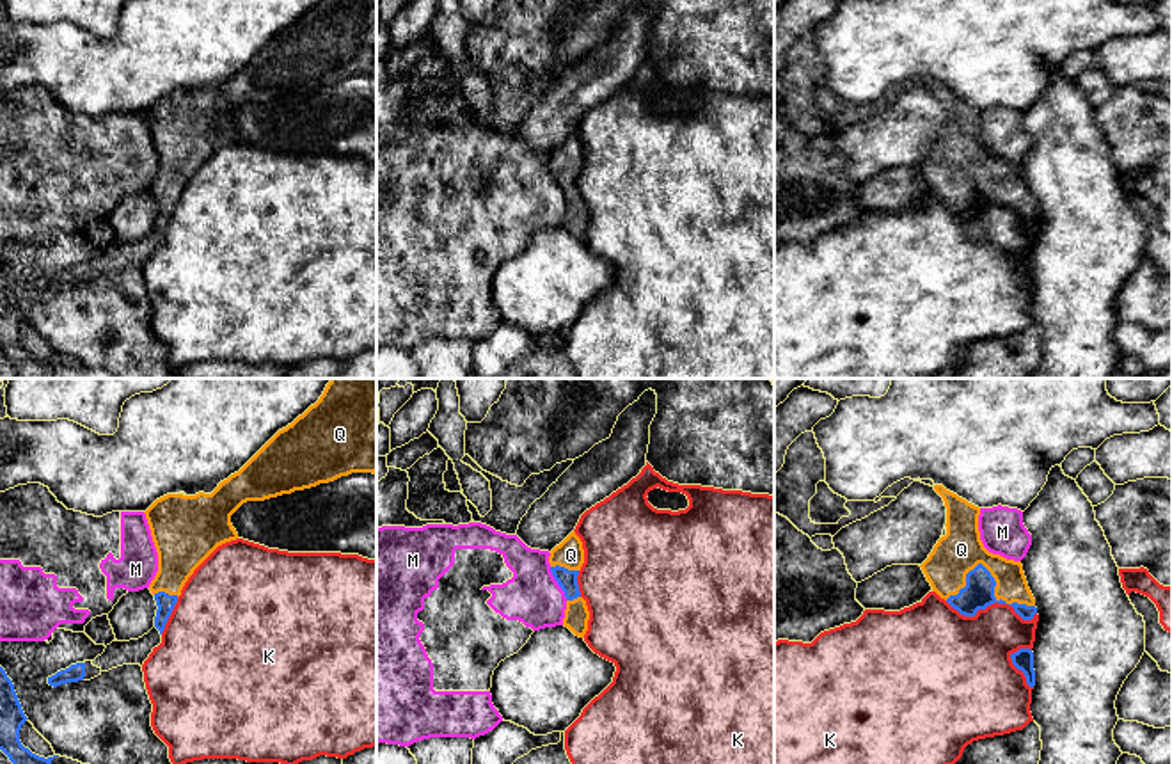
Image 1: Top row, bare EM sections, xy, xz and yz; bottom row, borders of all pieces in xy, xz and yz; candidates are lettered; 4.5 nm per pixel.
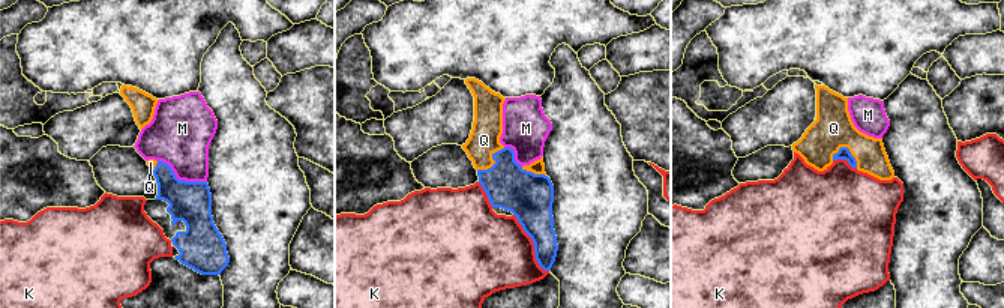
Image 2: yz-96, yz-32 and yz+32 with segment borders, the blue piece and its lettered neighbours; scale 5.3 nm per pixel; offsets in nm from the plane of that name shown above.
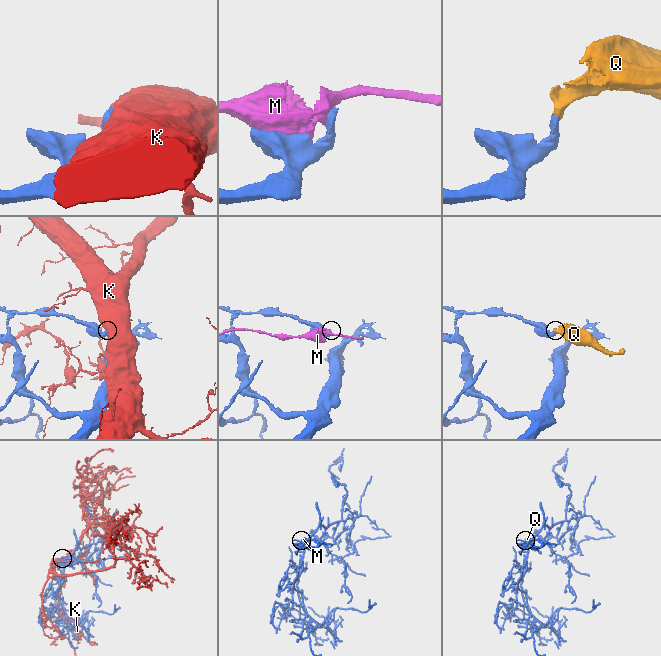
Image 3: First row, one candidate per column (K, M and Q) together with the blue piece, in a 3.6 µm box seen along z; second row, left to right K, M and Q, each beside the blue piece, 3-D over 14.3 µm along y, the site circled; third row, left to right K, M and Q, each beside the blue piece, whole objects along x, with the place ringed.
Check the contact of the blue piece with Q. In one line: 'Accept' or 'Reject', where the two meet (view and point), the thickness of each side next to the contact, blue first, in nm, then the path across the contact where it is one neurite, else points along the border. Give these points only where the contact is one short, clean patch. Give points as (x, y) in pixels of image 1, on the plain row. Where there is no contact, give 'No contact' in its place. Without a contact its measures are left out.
Accept. Touches blue at yz (993, 180). Thickness 140 nm (blue) against 200 nm. Path across: yz (979, 194), (993, 180), (961, 151)

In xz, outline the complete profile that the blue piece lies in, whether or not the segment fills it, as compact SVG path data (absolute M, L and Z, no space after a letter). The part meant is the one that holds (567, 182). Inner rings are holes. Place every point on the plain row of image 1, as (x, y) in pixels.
M572 133L549 158L550 174L566 199L563 227L575 238L584 240L588 233L590 213L581 199L577 178L584 165L584 151L581 140Z

